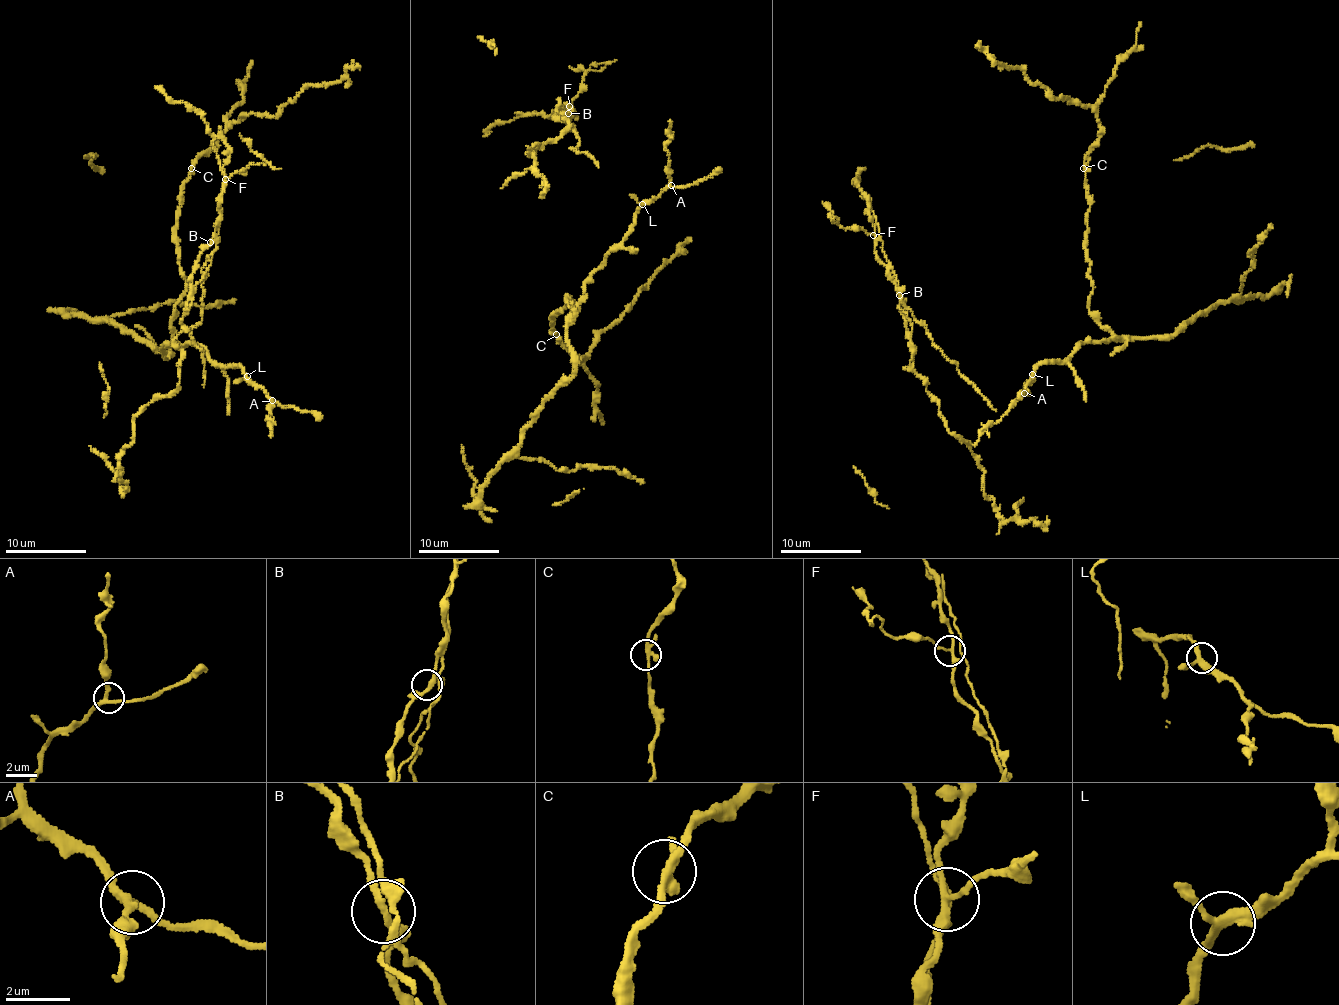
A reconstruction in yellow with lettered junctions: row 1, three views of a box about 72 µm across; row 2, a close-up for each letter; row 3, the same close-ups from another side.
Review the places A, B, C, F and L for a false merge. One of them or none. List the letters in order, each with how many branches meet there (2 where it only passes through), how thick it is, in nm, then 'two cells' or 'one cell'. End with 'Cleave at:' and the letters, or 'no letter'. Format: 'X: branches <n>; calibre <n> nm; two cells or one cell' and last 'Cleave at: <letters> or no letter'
A: branches 3; calibre 220 nm; one cell
B: branches 5; calibre 220 nm; one cell
C: branches 3; calibre 240 nm; one cell
F: branches 4; calibre 200 nm; two cells
L: branches 3; calibre 280 nm; one cell
Cleave at: F

